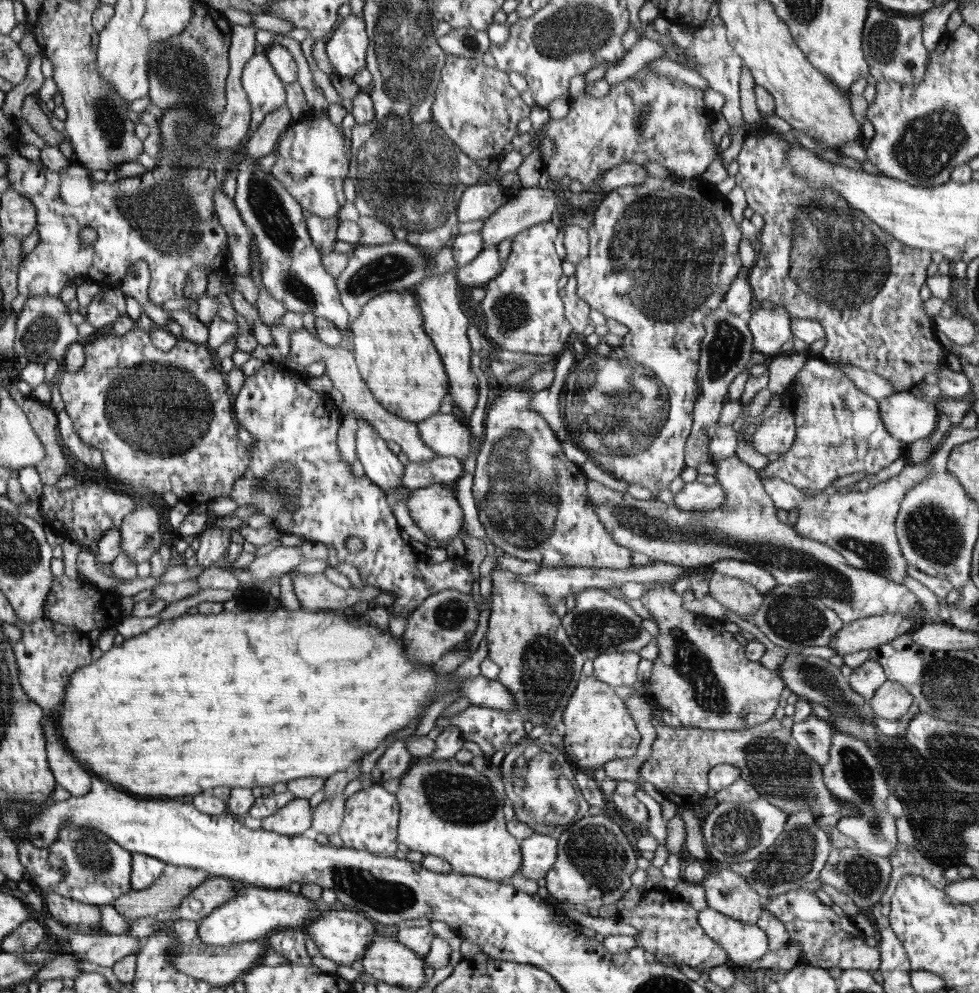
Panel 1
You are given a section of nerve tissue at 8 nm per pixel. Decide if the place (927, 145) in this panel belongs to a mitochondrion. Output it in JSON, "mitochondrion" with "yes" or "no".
{"mitochondrion":"yes"}

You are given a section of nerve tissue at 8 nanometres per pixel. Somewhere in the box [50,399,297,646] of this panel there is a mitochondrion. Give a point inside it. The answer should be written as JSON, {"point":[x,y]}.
{"point":[148,542]}

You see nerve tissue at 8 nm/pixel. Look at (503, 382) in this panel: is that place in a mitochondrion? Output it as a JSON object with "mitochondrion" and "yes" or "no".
{"mitochondrion":"no"}

